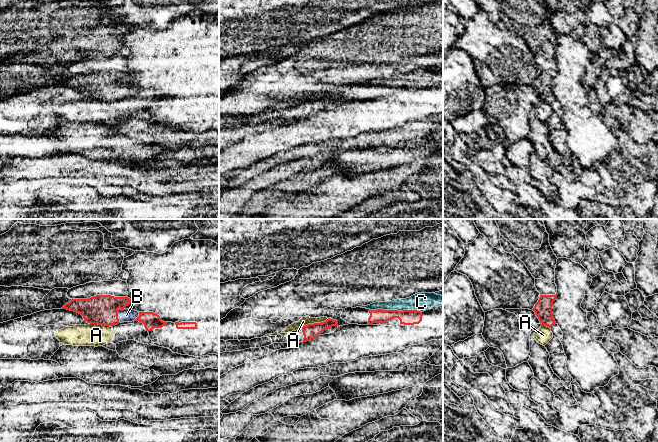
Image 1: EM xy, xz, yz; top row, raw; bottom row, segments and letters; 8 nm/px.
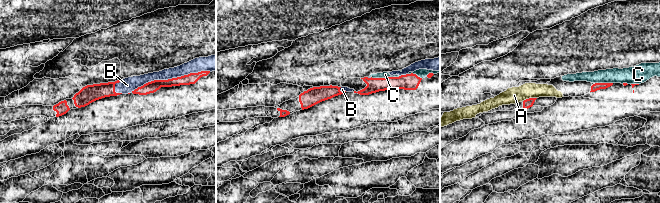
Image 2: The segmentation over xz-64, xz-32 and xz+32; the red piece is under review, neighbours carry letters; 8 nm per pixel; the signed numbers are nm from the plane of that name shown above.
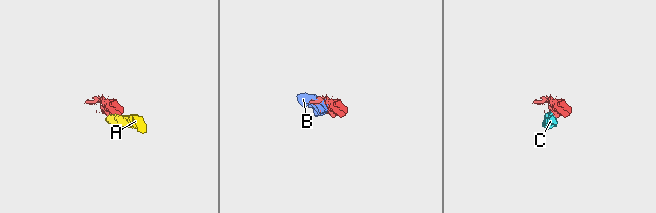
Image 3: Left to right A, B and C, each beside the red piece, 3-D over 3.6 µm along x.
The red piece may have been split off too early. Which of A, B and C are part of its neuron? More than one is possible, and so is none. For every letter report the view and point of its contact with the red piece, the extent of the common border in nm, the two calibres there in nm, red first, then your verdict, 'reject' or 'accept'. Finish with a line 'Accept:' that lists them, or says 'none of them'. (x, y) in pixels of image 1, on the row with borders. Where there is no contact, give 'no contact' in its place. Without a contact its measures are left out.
A: meets red in xz at (314, 323); contact 240 nm long; 120 nm thick on the red side, 70 nm on the other; reject
B: meets red in xy at (117, 316); contact 130 nm long; 240 nm thick on the red side, 110 nm on the other; accept
C: meets red in xz at (396, 310); contact 420 nm long; 130 nm thick on the red side, 140 nm on the other; reject
Accept: B

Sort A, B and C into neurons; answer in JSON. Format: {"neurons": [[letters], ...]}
{"neurons": [["A", "C"], ["B"]]}

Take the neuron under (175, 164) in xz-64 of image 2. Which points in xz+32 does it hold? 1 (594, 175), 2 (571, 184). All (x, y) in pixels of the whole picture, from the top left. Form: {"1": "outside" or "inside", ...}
{"1": "inside", "2": "inside"}

